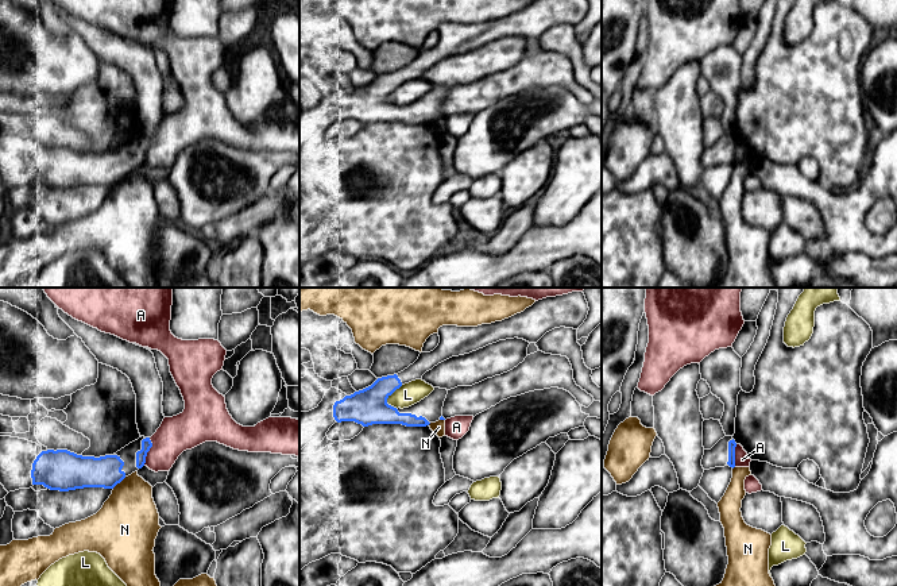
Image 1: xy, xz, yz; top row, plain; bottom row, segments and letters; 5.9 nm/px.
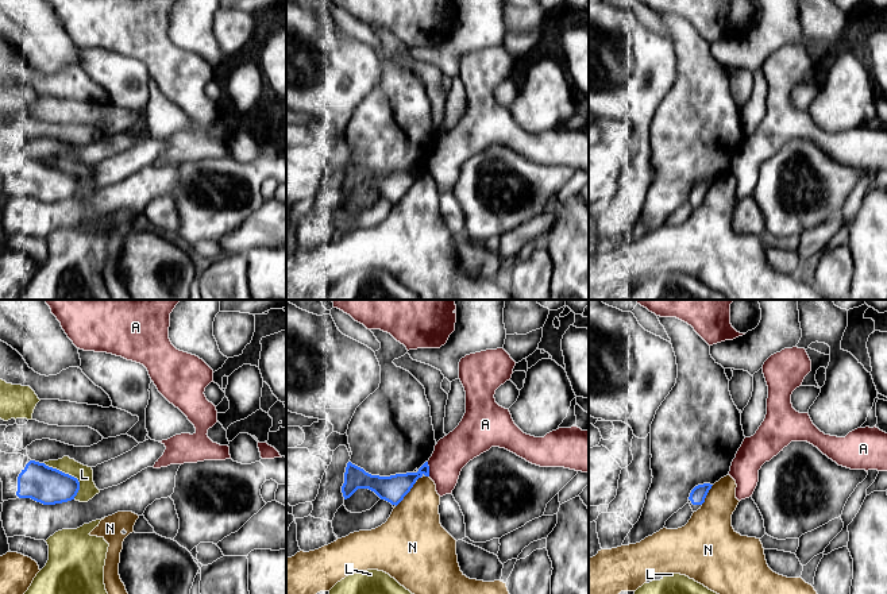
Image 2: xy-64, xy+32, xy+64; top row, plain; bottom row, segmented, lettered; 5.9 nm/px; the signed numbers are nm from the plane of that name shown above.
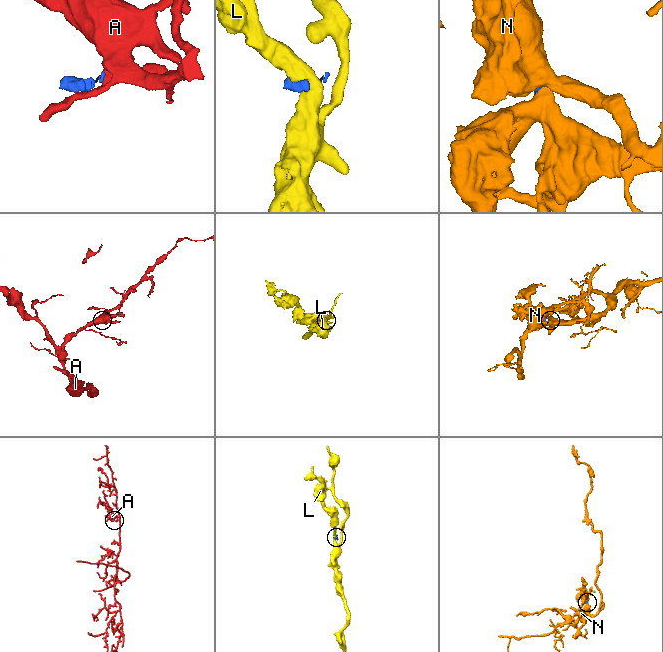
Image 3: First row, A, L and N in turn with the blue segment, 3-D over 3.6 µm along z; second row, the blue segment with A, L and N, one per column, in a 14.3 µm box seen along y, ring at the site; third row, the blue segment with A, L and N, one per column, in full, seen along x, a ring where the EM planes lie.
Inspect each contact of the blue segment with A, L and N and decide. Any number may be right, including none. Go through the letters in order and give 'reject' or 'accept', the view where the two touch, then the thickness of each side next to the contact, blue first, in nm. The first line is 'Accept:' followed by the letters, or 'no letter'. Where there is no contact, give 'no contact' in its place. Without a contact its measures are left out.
Accept: no letter
A: reject; meets blue in xy; 60 nm thick on the blue side, 220 nm on the other
L: reject; meets blue in xz; 220 nm thick on the blue side, 140 nm on the other
N: reject; meets blue in xy; 200 nm thick on the blue side, 360 nm on the other

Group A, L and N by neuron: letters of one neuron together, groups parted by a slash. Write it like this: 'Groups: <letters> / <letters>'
Groups: A / L / N

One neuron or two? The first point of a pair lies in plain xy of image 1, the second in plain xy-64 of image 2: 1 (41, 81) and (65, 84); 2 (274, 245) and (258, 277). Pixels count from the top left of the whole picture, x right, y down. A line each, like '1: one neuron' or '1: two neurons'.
1: one neuron
2: one neuron

